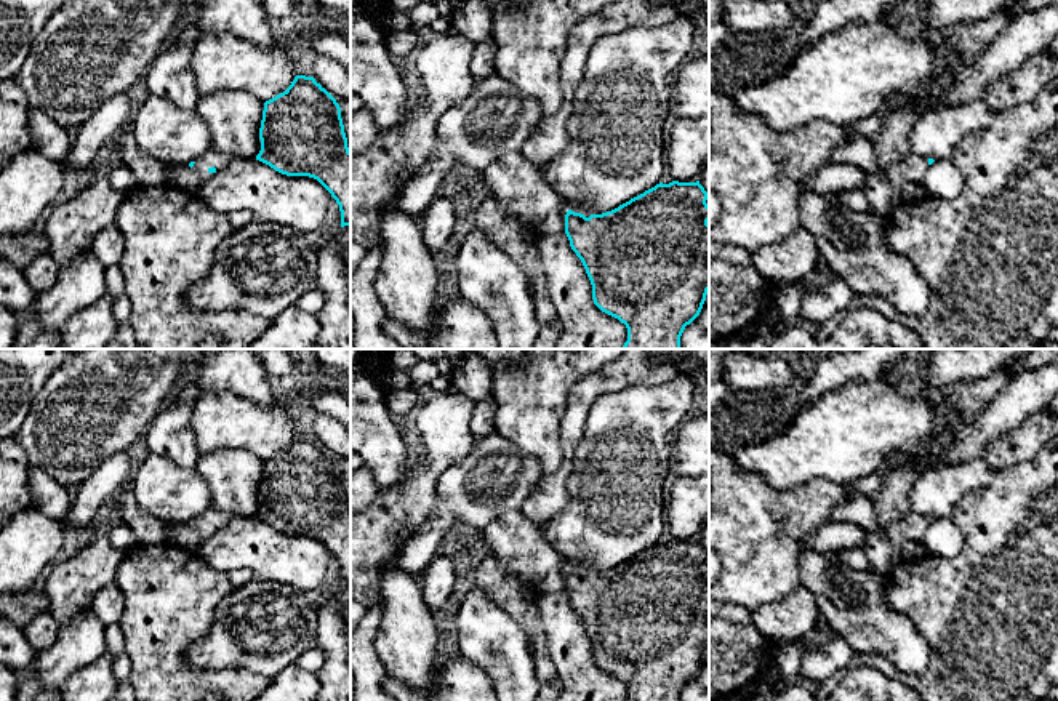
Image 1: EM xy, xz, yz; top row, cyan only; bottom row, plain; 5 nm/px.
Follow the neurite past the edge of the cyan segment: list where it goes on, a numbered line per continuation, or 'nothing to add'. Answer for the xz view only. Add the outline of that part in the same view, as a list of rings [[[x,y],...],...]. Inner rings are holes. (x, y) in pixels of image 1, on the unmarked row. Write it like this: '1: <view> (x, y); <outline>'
1: xz (567, 562); [[[557,552],[559,554],[559,552]],[[559,554],[562,559],[562,567],[563,567],[563,573],[567,573],[568,568],[575,570],[575,571],[581,571],[586,576],[589,576],[592,571],[589,568],[586,568],[584,565],[565,557],[563,554]]]

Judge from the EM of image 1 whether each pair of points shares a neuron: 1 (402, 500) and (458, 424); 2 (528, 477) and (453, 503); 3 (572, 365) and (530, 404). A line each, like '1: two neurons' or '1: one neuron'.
1: one neuron
2: one neuron
3: one neuron

